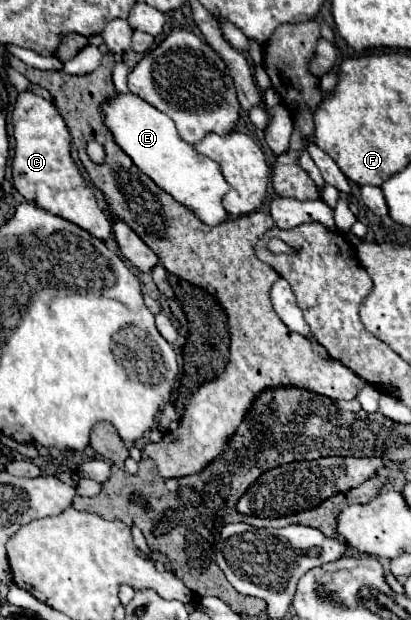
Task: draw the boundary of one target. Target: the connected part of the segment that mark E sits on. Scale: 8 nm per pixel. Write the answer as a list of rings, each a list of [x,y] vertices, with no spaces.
[[[113,95],[109,101],[101,105],[101,113],[105,125],[113,133],[117,145],[133,159],[133,163],[149,175],[163,191],[167,191],[177,203],[191,209],[205,225],[219,225],[227,219],[227,211],[223,209],[223,195],[229,191],[229,185],[221,173],[221,167],[209,157],[197,153],[193,145],[185,143],[171,117],[143,101],[141,97]]]

